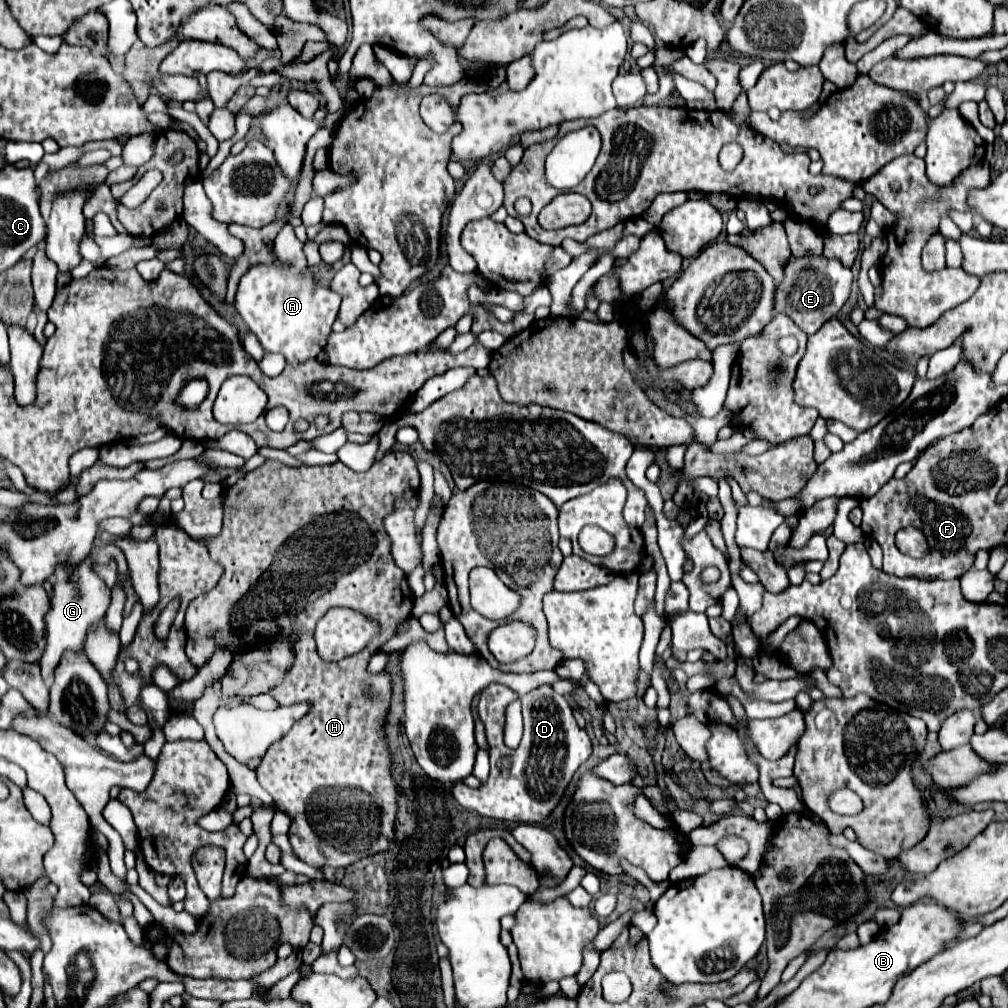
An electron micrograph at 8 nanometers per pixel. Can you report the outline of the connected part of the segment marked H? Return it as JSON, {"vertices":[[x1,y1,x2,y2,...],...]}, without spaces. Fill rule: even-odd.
{"vertices":[[390,451,384,455,384,459,380,459,378,463,374,463,368,471,364,473,356,473,352,469,348,469,342,461,336,461,332,465,320,465,320,467,300,467,300,469,290,469,278,461,266,461,264,465,260,465,258,469,250,471,246,477,238,479,230,489,224,491,224,527,222,527,222,535,218,539,212,539,208,549,210,549,210,557,212,561,216,561,218,565,224,567,224,573,218,581,218,585,200,595,198,599,194,599,189,604,185,614,185,631,187,634,187,641,185,646,185,653,192,661,192,665,196,669,202,669,210,657,222,649,222,641,230,641,228,643,228,651,232,657,240,655,242,651,248,651,250,649,250,641,254,641,254,635,248,635,246,633,246,627,244,625,268,625,268,623,276,623,276,627,272,629,272,633,280,633,280,635,286,635,286,637,292,637,294,635,294,645,292,645,292,653,294,653,294,665,292,669,286,673,286,677,274,685,270,689,270,695,274,697,276,693,276,701,294,701,294,703,310,703,310,711,296,721,296,725,292,725,292,729,288,731,288,735,284,739,280,739,278,743,274,743,270,747,270,751,266,753,264,761,258,765,256,769,256,777,260,781,260,785,278,801,278,811,282,813,288,813,290,819,294,821,294,825,290,825,290,845,292,845,292,851,302,859,306,861,308,865,314,865,314,867,346,867,362,857,370,857,374,853,380,853,380,851,386,851,392,841,394,841,394,817,396,817,396,795,394,795,394,781,390,777,390,759,388,759,388,751,386,751,386,741,384,741,384,731,382,731,382,723,384,723,384,717,386,717,386,711,388,711,388,703,390,703,390,677,386,673,380,673,380,675,370,675,366,671,366,665,370,661,370,657,378,651,378,647,390,639,394,635,394,627,406,619,410,615,410,603,412,603,412,591,406,583,406,577,402,573,402,569,398,569,392,561,392,555,390,555,390,539,386,539,386,533,384,533,384,527,382,527,382,519,394,509,394,501,396,497,404,497,404,499,410,499,410,495,414,495,420,487,420,473,418,473,418,467,416,467,416,461,408,455,408,453,400,453,400,451],[330,607,348,607,348,609,354,609,354,611,360,611,360,613,366,613,368,619,374,619,380,627,380,633,360,651,360,653,354,653,338,663,332,663,332,661,324,661,318,651,316,651,316,645,312,641,312,633,316,629,316,623,324,617,324,613,330,609]]}

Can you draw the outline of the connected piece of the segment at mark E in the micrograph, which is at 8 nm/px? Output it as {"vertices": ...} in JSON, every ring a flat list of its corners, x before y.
{"vertices":[[804,257,804,259,790,259,786,265,786,275,782,285,776,289,776,313,786,313,806,331,812,335,826,323,832,315,836,315,842,305,846,303,852,287,852,271,844,267,838,259,826,257]]}

